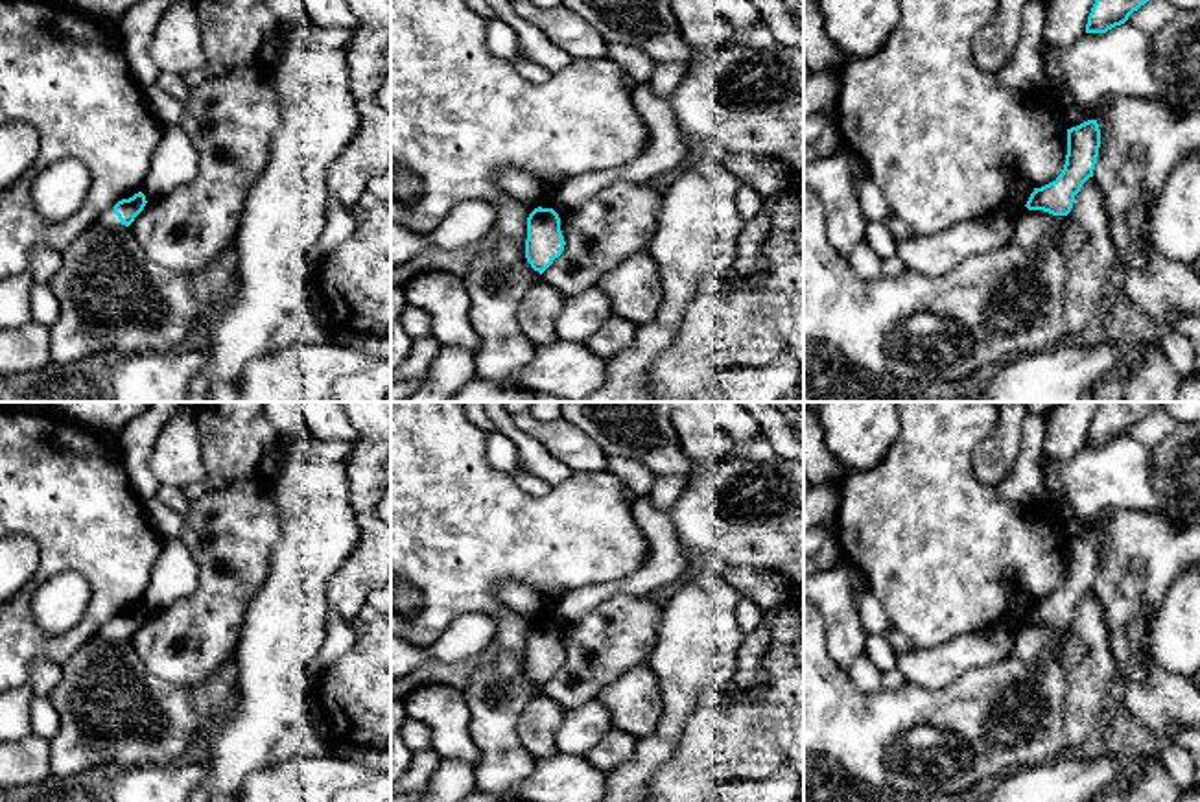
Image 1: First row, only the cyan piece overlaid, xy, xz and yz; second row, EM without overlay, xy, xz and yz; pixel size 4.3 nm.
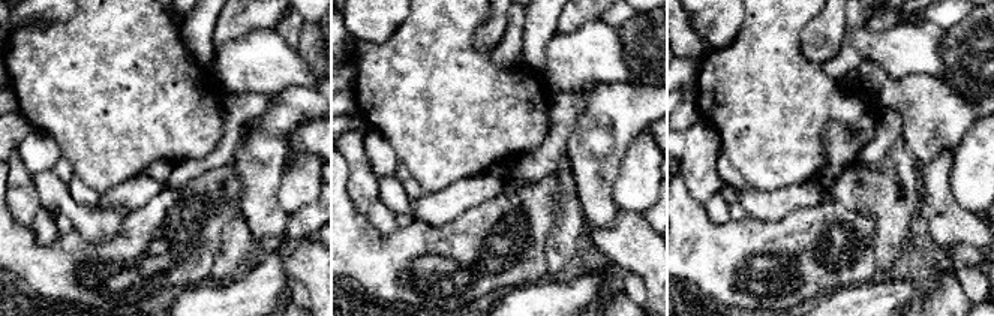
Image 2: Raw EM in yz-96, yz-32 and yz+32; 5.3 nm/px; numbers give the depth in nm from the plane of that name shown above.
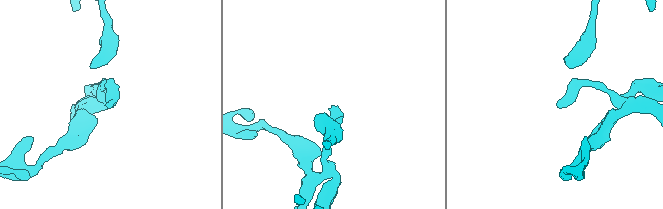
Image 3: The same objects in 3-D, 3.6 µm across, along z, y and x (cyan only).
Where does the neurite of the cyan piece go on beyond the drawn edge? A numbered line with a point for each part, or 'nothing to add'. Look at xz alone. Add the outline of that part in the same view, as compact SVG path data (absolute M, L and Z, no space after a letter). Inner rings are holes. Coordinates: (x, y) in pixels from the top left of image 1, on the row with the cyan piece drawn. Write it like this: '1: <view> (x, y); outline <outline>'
nothing to add

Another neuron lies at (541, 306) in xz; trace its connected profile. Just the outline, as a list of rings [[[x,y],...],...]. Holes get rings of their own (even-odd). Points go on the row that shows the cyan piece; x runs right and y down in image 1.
[[[540,280],[527,289],[518,306],[518,326],[535,347],[553,343],[557,339],[555,321],[562,308],[564,295]]]

